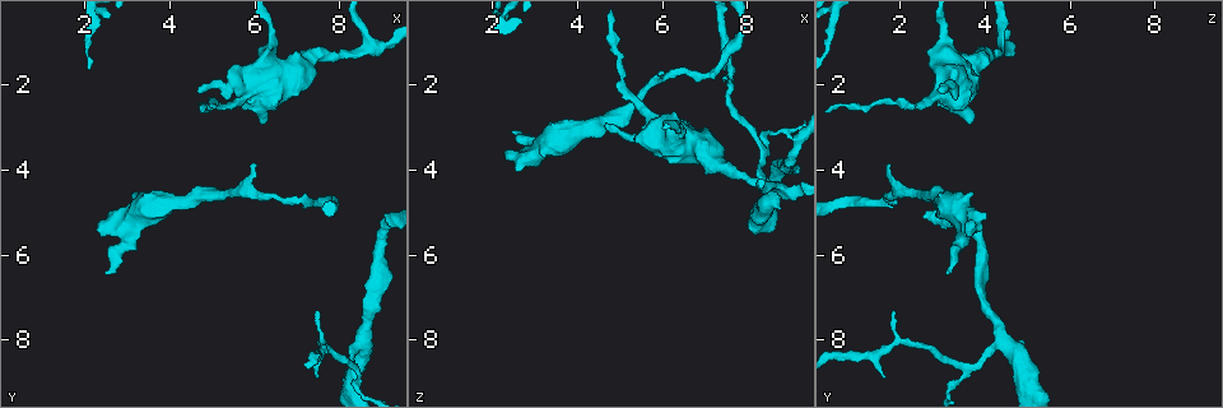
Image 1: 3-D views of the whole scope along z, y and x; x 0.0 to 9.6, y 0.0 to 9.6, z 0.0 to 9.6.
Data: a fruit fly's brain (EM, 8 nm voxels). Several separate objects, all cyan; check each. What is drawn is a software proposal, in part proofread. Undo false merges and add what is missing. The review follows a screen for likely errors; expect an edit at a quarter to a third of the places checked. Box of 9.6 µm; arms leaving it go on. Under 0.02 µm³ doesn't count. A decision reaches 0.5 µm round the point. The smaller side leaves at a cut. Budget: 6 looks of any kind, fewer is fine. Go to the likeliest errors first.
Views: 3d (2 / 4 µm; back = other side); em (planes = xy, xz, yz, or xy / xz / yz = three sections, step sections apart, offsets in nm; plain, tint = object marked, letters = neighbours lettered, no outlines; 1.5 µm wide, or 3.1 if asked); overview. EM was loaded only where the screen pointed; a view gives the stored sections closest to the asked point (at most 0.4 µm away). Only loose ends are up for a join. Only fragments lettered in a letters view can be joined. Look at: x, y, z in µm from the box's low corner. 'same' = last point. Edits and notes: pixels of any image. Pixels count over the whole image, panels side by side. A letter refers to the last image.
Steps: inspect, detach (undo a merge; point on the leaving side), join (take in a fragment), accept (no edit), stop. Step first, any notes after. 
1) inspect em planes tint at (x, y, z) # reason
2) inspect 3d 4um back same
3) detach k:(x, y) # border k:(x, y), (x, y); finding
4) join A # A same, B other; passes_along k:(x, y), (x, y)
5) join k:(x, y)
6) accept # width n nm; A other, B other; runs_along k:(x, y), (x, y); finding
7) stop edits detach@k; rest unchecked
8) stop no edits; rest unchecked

inspect em xy step 4 letters at (2.45, 6.50, 3.10) # free end

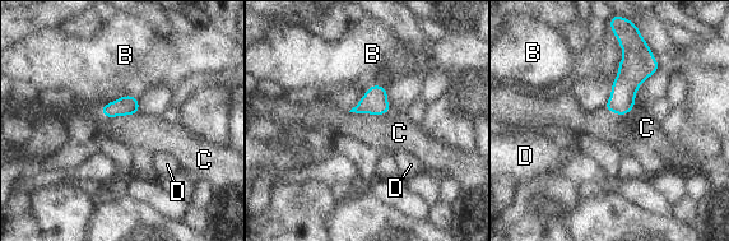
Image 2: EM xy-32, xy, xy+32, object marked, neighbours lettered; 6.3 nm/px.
accept # B other, C other, D other; no lettered fragment goes on from it

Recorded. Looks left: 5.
inspect em planes letters at (8.70, 1.10, 4.40) # side arm on a straight run

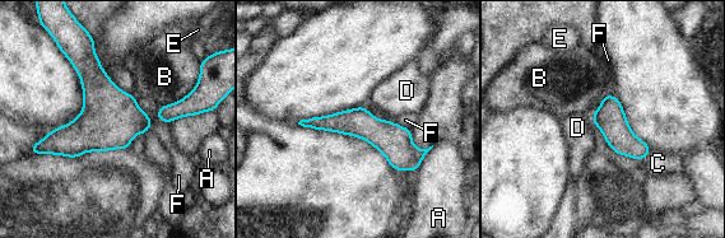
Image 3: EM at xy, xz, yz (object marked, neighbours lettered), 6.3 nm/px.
accept # A other, B other, C other, D other, E other, F other; runs_along 3:(303, 122), (359, 122), (421, 154); all the same neuron

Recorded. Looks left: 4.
inspect 3d 4um back at (6.40, 0.90, 3.00) # thick turns thin

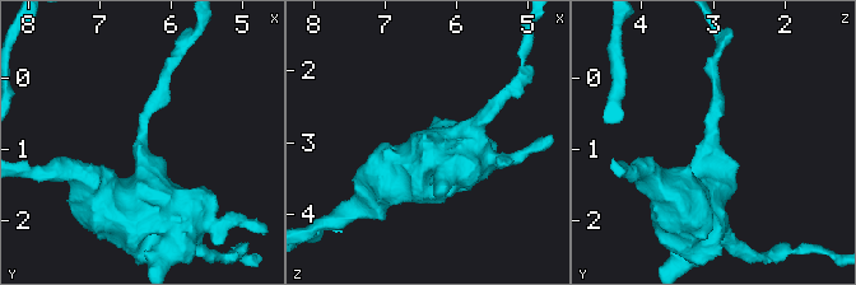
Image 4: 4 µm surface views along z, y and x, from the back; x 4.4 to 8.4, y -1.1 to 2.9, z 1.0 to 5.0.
inspect em xy step 8 letters at (6.40, 0.95, 3.00) # arm_widths 190, 750 nm

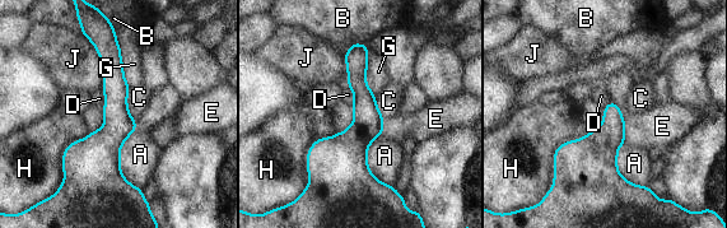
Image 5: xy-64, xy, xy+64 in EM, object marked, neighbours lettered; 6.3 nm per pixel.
accept # longest_contact H 380 nm; A other, B other, C other, D other, E other, G other, H other, J other; runs_along 5:(110, 38), (110, 177), (122, 191); continuous, no second neuron

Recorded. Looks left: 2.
stop no edits; rest unchecked

